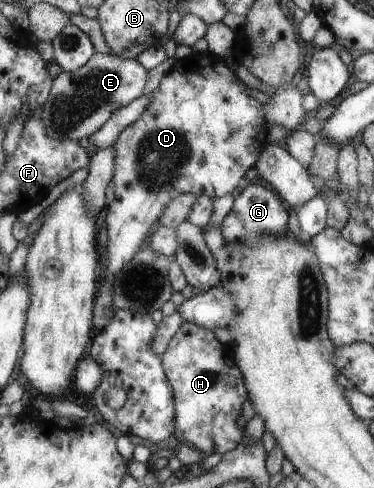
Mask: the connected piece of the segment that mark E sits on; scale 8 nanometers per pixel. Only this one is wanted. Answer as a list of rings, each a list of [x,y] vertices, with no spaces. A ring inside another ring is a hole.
[[[95,53],[91,59],[87,60],[82,67],[75,71],[62,71],[53,79],[53,86],[46,102],[40,106],[40,117],[45,128],[46,135],[51,139],[69,139],[81,142],[90,134],[97,131],[110,116],[125,107],[132,100],[141,95],[141,90],[147,80],[147,71],[137,63],[135,59],[122,59],[113,54]]]

